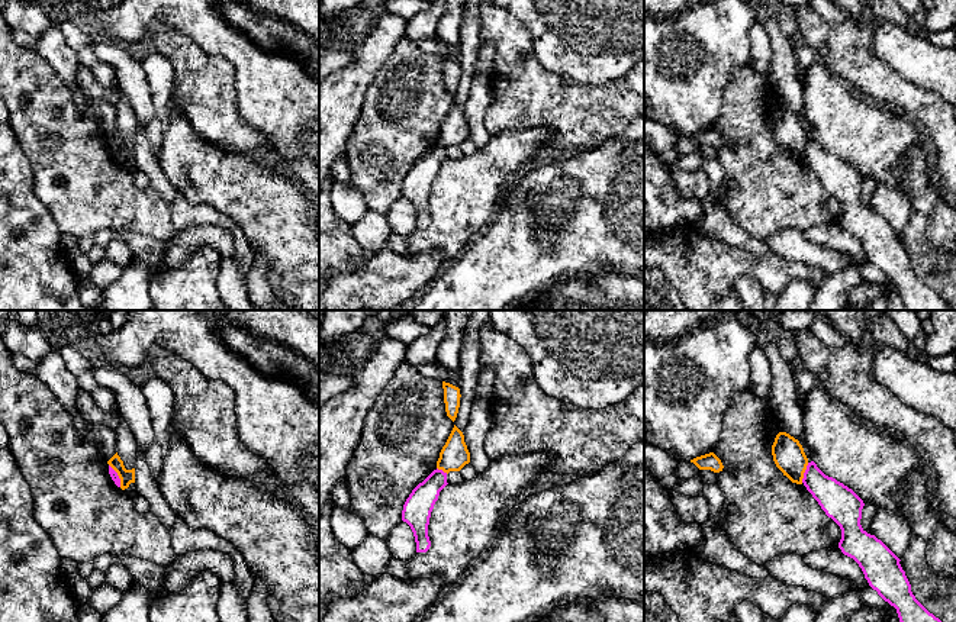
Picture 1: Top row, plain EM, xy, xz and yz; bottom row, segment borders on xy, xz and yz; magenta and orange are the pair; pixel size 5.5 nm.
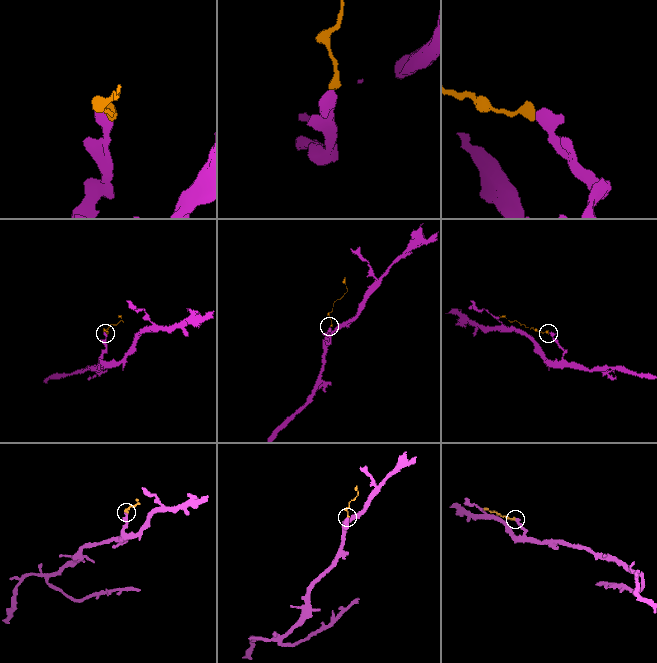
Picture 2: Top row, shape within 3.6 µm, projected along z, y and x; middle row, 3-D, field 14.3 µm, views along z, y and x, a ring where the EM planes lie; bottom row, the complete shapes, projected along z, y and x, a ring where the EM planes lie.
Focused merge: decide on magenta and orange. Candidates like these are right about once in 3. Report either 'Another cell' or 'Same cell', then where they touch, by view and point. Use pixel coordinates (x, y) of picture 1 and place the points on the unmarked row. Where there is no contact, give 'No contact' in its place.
Another cell. Touches magenta at xy (118, 151)

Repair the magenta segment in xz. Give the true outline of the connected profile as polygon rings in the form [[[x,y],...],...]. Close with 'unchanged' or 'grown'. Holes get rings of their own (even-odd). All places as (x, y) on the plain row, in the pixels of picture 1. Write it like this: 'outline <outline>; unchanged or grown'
outline [[[437,144],[412,165],[403,180],[402,196],[406,197],[413,207],[416,228],[427,228],[431,222],[428,212],[431,187],[438,175],[440,167],[447,159],[447,148]]]; unchanged

